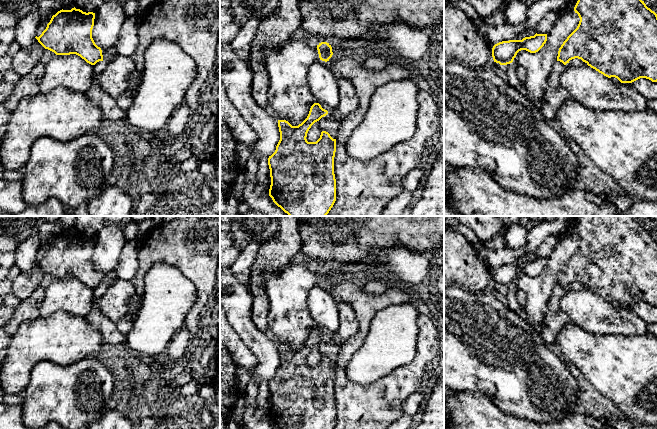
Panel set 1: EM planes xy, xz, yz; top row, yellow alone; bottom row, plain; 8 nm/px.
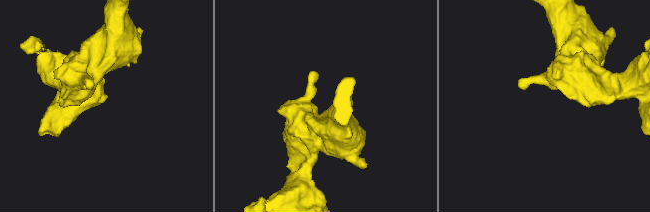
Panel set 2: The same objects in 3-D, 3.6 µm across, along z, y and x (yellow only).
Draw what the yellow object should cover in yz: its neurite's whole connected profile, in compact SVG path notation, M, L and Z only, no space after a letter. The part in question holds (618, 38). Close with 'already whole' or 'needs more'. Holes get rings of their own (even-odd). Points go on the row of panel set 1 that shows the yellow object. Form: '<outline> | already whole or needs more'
M578 0L575 7L580 21L558 51L557 61L564 65L578 58L604 76L632 83L640 78L657 82L657 14L642 0Z | already whole

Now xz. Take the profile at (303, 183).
M314 103L307 118L298 126L292 126L286 120L278 120L280 140L275 152L268 158L271 177L269 196L289 216L326 216L336 201L336 139L326 131L321 132L316 142L308 142L306 139L311 126L327 114L328 111L319 103Z | already whole

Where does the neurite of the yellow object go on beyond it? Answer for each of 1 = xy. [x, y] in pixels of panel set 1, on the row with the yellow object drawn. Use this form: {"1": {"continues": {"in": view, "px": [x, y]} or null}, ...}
{"1": {"continues": null}}

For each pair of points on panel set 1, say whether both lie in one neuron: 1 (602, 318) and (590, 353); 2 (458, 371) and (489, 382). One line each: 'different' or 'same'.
1: different
2: same

